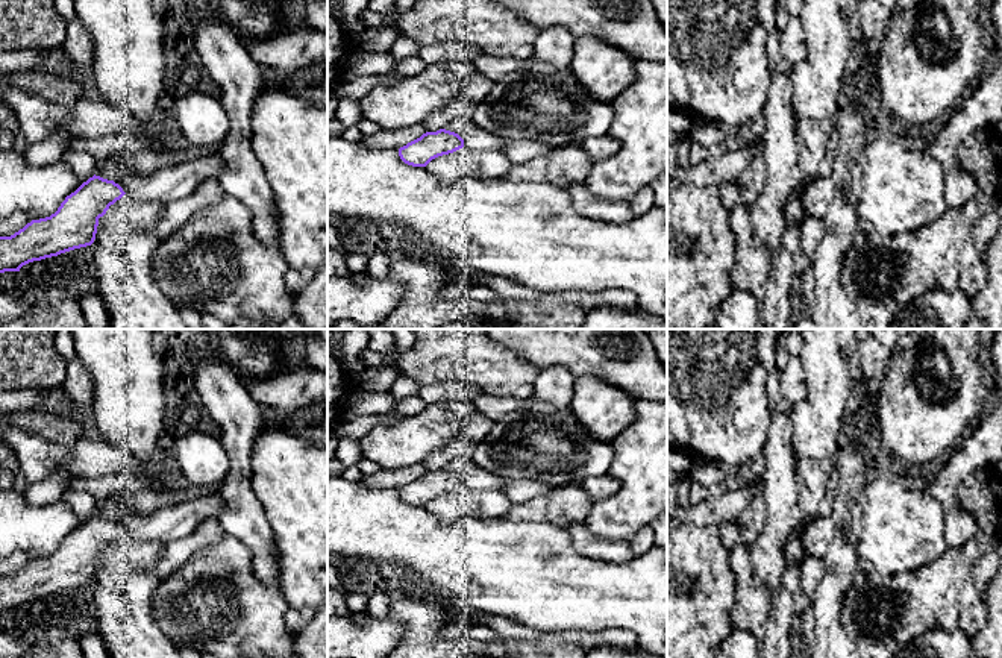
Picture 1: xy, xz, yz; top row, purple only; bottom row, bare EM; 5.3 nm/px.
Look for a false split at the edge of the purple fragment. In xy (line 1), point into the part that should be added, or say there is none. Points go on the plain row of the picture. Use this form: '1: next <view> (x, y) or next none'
1: next none

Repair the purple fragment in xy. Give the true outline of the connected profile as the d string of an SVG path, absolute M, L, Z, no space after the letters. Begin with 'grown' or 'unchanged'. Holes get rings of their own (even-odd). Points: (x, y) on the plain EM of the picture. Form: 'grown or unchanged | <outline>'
unchanged | M94 514L50 556L32 559L11 576L0 576L0 613L20 611L29 602L91 585L99 558L124 534L114 520Z

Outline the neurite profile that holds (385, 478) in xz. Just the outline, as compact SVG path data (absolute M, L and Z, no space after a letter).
M415 464L400 470L380 470L379 473L362 476L361 481L367 487L393 487L399 490L400 487L420 478L426 472L427 468L424 464Z

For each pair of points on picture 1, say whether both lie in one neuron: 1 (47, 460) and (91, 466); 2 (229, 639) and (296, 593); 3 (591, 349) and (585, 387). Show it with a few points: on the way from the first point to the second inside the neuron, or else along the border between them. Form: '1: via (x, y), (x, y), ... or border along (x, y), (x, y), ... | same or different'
1: via (58, 460), (81, 460) | same
2: border along (278, 587), (290, 607) | different
3: border along (576, 376), (601, 378), (620, 390) | different

